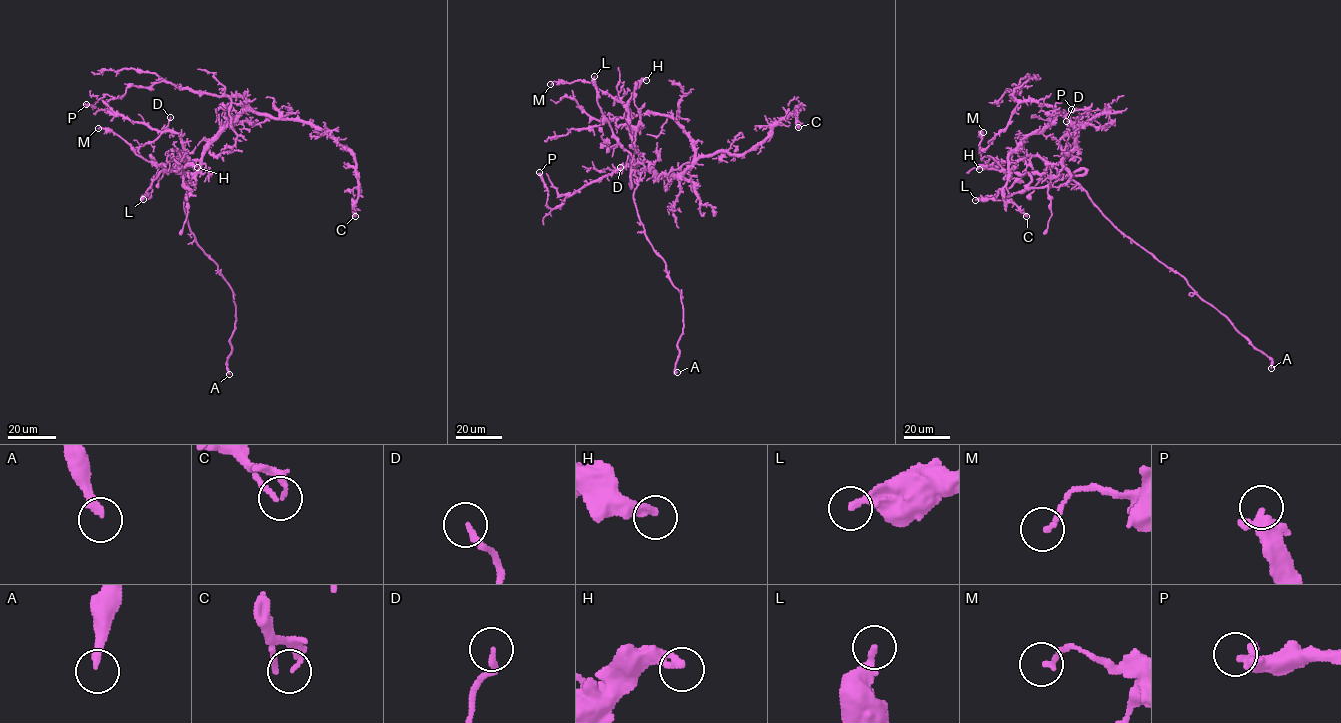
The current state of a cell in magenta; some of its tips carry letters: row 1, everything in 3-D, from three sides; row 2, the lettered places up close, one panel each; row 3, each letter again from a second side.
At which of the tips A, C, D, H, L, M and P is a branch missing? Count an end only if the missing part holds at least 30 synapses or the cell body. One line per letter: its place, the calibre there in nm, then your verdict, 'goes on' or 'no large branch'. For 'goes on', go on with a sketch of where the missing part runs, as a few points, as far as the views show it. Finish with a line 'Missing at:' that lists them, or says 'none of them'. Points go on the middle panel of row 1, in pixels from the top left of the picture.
A: (677, 372) | 260 nm | goes on | (677, 372), (685, 370), (720, 402), (721, 400)
C: (798, 127) | 200 nm | no large branch
D: (620, 167) | 190 nm | no large branch
H: (646, 80) | 320 nm | no large branch
L: (594, 76) | 280 nm | no large branch
M: (550, 84) | 160 nm | no large branch
P: (539, 172) | 440 nm | no large branch
Missing at: A

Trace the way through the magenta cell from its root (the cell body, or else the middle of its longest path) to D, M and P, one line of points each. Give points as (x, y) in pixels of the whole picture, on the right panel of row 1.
D: (1069, 175), (1060, 162), (1063, 154), (1059, 143), (1068, 133), (1066, 121)
M: (1069, 175), (1060, 162), (1047, 163), (1037, 156), (991, 165), (982, 158), (979, 147), (980, 131), (983, 132)
P: (1069, 175), (1060, 162), (1063, 154), (1059, 140), (1094, 119), (1107, 104), (1103, 110), (1071, 109)

